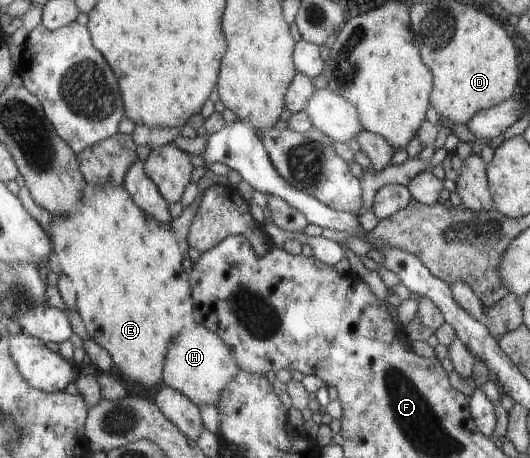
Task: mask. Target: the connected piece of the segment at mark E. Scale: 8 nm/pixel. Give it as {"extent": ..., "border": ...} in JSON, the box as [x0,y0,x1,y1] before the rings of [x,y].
{"extent":[50,184,196,392],"border":[[[105,184],[104,186],[86,185],[85,195],[81,198],[80,204],[76,205],[76,212],[69,216],[52,216],[50,227],[52,249],[57,256],[61,273],[66,275],[67,279],[74,285],[74,309],[79,314],[89,339],[92,339],[107,351],[113,365],[118,367],[119,376],[122,379],[141,385],[148,392],[152,392],[157,388],[158,384],[162,384],[164,359],[167,356],[169,344],[172,344],[172,341],[176,340],[176,337],[180,336],[183,330],[193,329],[196,325],[193,317],[191,317],[192,297],[189,297],[190,283],[187,283],[187,275],[181,269],[179,245],[177,245],[173,233],[167,227],[159,227],[159,224],[155,218],[150,218],[148,214],[145,214],[143,210],[137,207],[123,185],[112,186],[111,184]]]}

